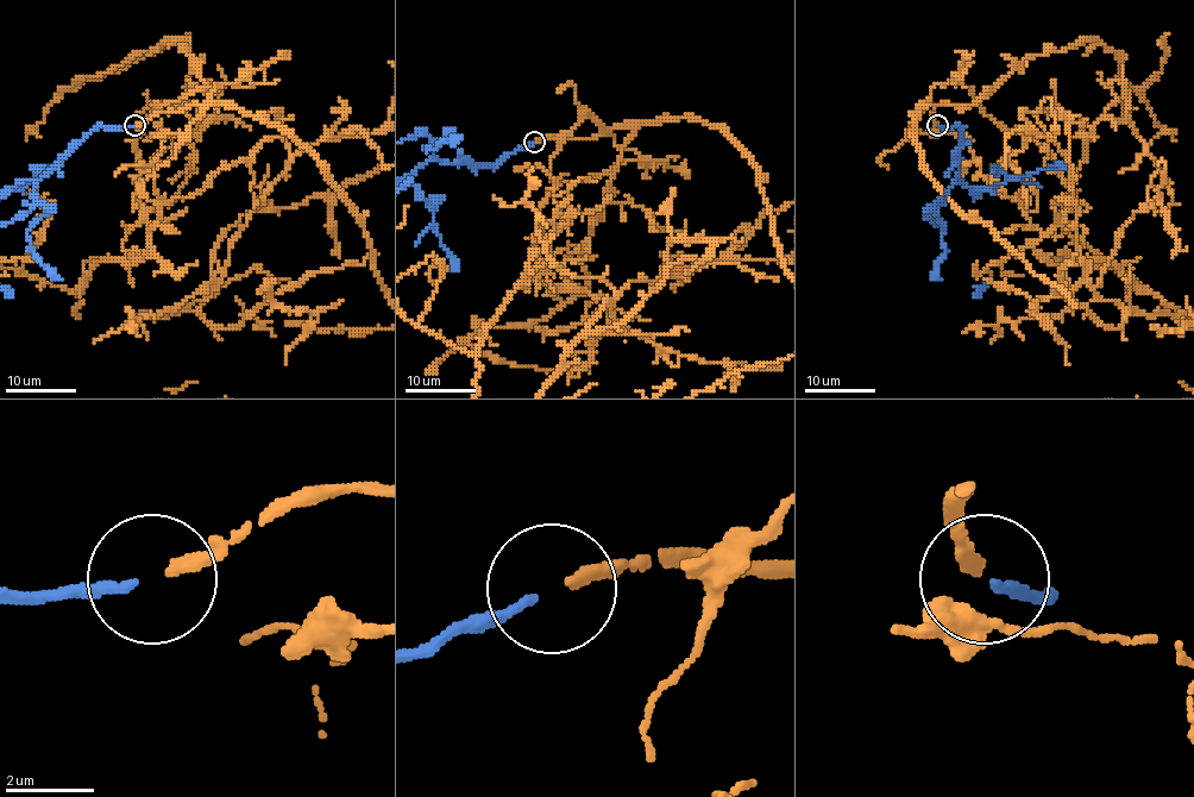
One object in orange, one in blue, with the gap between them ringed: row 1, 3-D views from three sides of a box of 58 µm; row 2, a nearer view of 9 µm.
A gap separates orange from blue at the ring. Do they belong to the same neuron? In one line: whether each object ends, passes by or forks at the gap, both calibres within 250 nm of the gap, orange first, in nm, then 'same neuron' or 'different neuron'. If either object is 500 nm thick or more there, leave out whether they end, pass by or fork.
orange ends there; blue ends there; 300 nm thick on the orange side, 200 nm on the other; same neuron

